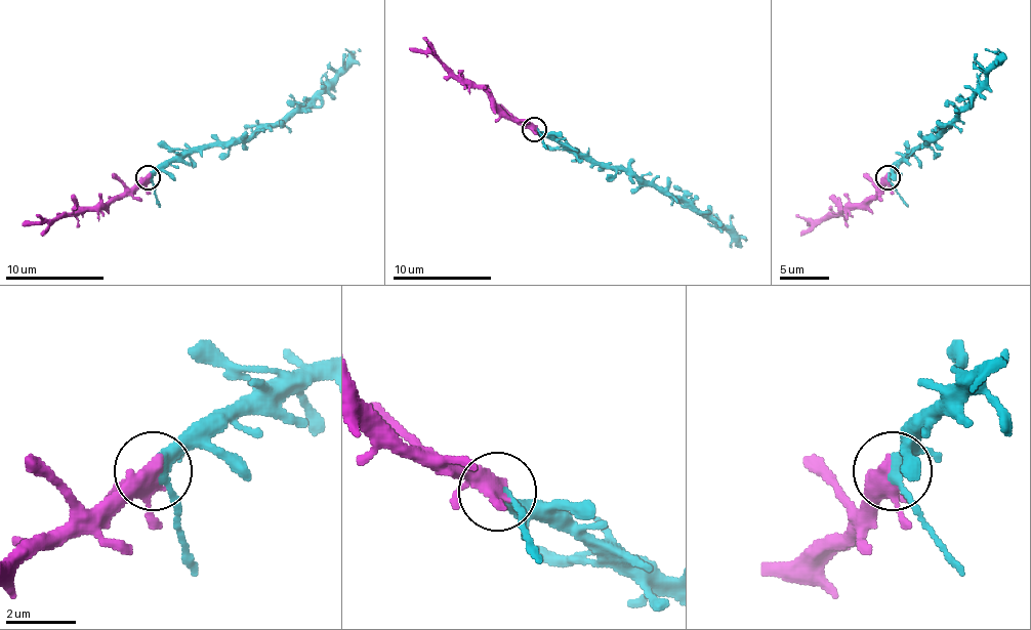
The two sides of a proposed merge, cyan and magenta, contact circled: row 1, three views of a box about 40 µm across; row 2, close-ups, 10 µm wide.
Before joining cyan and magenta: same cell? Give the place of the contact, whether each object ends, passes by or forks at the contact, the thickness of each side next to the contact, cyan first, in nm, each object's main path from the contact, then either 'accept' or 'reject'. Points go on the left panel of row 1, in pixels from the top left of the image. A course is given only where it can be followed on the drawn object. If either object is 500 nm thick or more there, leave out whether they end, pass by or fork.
place (148, 177); cyan passes by; magenta forks; calibres 320 and 360 nm; course cyan (147, 178), (194, 151), (223, 141), (245, 141), (257, 131), (292, 117), (343, 66), (351, 53), (345, 48); course magenta (147, 178), (120, 198), (95, 208), (81, 208), (44, 222), (22, 224); accept

